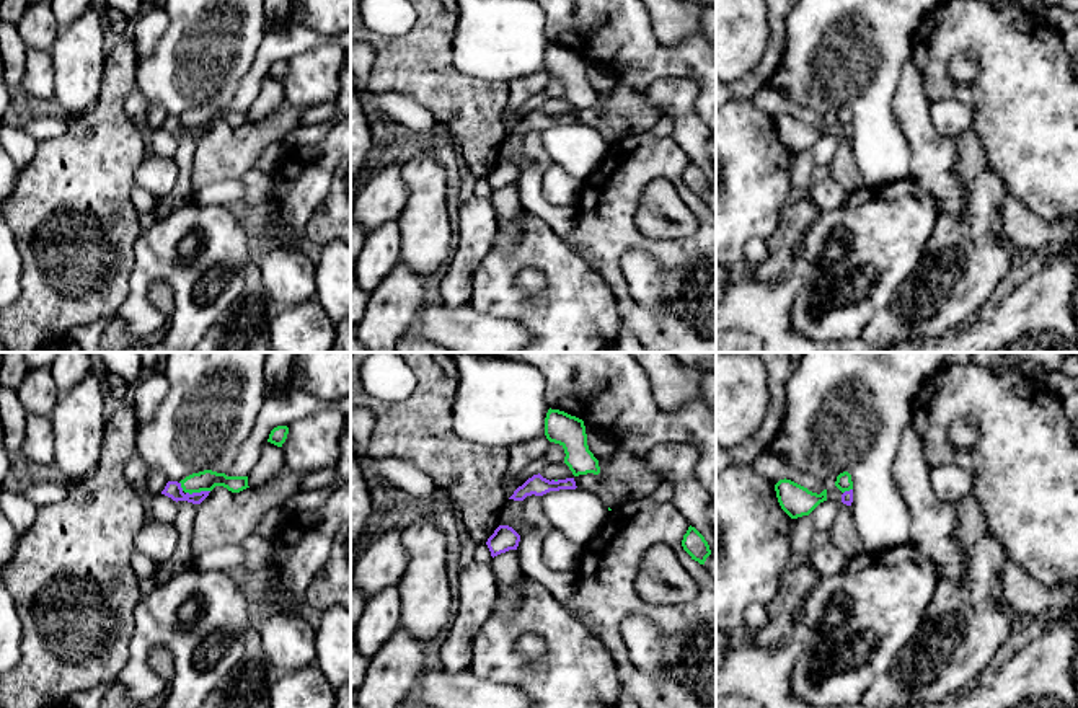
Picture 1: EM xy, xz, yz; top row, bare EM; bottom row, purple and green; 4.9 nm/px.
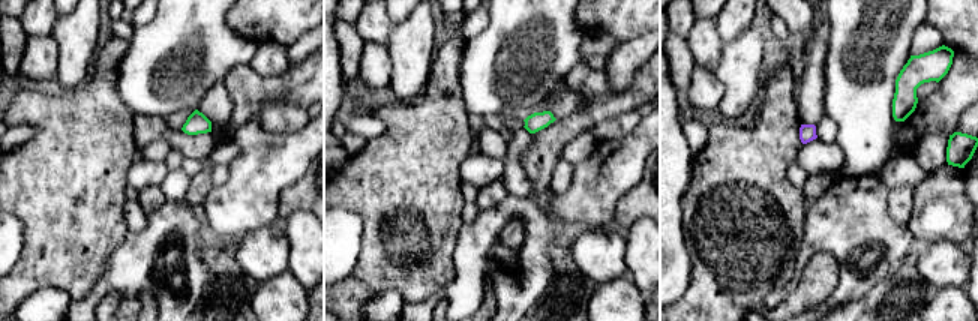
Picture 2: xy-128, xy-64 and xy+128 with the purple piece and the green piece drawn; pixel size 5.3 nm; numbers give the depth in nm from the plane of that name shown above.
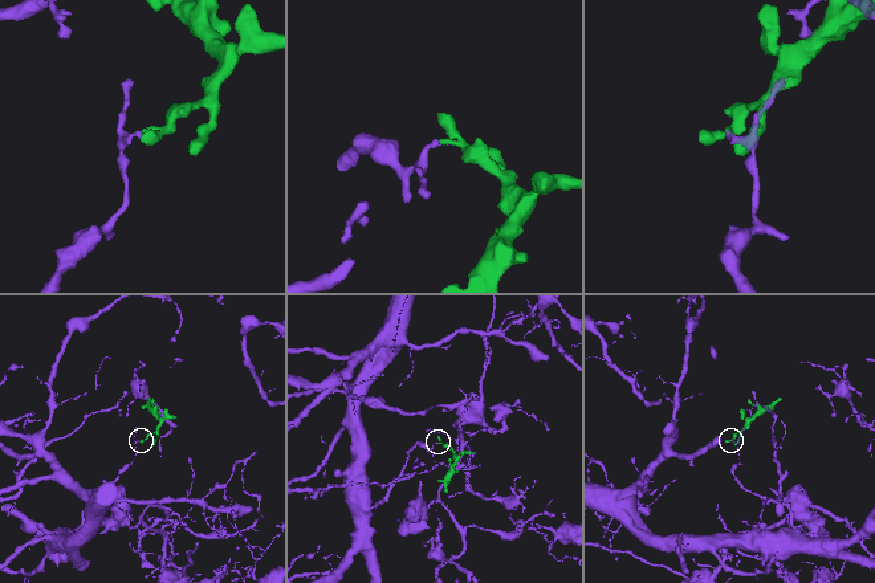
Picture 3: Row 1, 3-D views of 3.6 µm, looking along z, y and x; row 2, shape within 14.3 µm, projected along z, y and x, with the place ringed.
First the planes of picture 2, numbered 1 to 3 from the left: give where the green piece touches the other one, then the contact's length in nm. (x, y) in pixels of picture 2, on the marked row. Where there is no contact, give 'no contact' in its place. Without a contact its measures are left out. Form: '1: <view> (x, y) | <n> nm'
1: no contact
2: no contact
3: no contact

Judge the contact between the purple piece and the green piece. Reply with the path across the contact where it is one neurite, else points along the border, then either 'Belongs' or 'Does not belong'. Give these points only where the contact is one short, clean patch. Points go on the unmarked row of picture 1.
Boundary: xy (209, 124), (186, 128). Does not belong

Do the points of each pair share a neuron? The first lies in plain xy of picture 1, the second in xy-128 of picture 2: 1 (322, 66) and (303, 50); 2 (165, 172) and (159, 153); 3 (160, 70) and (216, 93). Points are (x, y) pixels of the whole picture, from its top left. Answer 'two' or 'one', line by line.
1: one
2: two
3: two

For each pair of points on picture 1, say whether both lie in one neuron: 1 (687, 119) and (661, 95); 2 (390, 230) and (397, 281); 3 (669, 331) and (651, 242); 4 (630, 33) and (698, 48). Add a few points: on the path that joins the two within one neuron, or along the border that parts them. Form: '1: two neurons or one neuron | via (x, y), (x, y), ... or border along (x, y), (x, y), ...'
1: one neuron | via (680, 113), (667, 100)
2: two neurons | border along (398, 260), (369, 292)
3: one neuron | via (638, 315), (615, 279), (620, 250)
4: one neuron | via (646, 49), (651, 54), (682, 54)

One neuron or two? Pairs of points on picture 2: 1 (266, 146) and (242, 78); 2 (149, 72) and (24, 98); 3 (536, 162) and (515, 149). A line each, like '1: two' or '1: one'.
1: two
2: two
3: two

